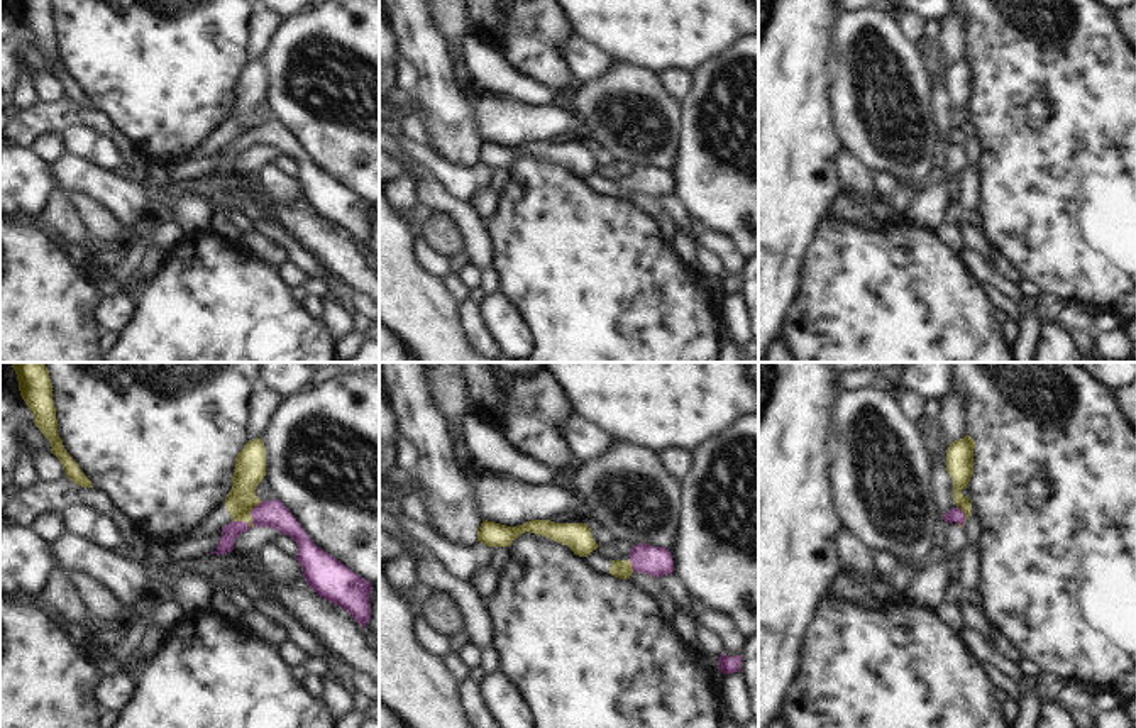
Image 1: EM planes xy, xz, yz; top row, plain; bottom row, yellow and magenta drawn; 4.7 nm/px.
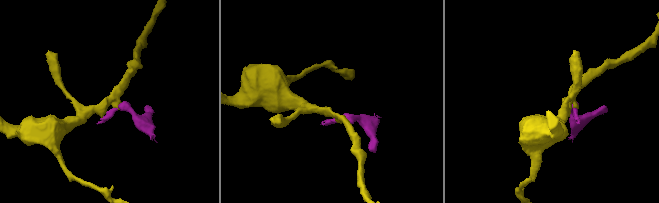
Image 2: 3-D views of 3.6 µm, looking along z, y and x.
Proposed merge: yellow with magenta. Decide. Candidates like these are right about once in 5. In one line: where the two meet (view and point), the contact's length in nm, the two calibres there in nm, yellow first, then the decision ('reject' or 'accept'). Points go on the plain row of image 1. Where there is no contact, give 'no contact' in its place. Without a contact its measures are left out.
xy (251, 141) | 170 nm | 150/130 nm | reject

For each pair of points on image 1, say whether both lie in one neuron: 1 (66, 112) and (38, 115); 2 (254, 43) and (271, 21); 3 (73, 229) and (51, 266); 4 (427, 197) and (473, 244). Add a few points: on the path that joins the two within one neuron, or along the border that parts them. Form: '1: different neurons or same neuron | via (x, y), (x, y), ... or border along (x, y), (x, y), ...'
1: same neuron | via (60, 115), (44, 115)
2: same neuron | via (258, 38), (266, 26)
3: different neurons | border along (51, 234), (56, 241)
4: same neuron | via (442, 202), (471, 229)

